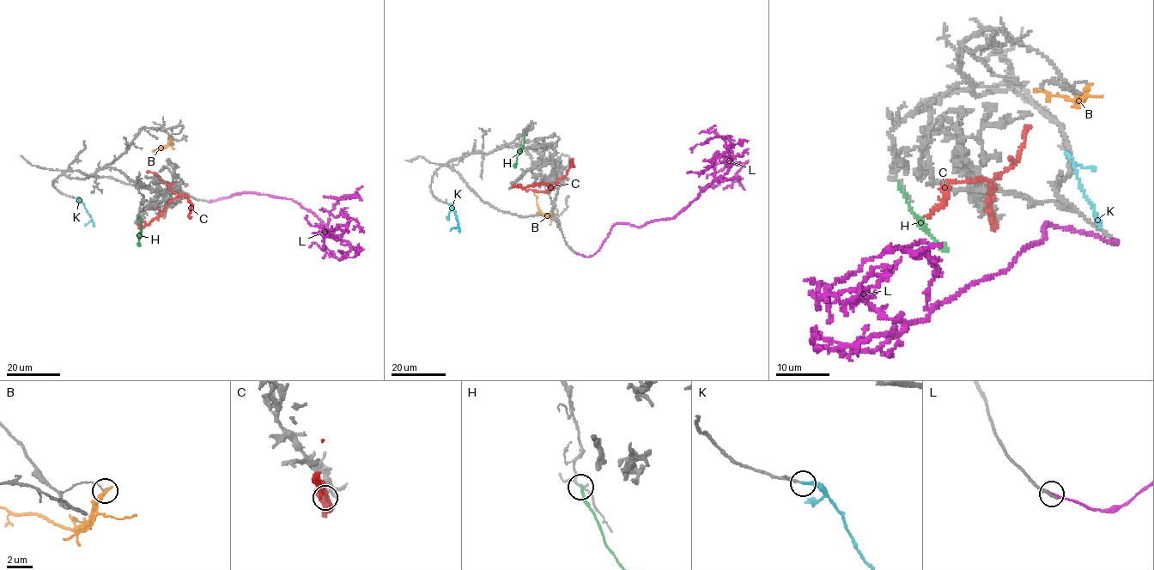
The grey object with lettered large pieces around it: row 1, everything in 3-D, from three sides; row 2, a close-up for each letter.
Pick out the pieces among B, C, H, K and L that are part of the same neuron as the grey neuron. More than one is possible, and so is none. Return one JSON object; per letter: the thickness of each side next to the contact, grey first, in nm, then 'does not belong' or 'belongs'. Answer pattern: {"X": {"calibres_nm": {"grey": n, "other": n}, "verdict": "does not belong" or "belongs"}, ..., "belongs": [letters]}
{"B": {"calibres_nm": {"grey": 90, "other": 340}, "verdict": "does not belong"}, "C": {"calibres_nm": {"grey": 320, "other": 550}, "verdict": "does not belong"}, "H": {"calibres_nm": {"grey": 150, "other": 200}, "verdict": "does not belong"}, "K": {"calibres_nm": {"grey": 200, "other": 280}, "verdict": "belongs"}, "L": {"calibres_nm": {"grey": 300, "other": 280}, "verdict": "does not belong"}, "belongs": ["K"]}

